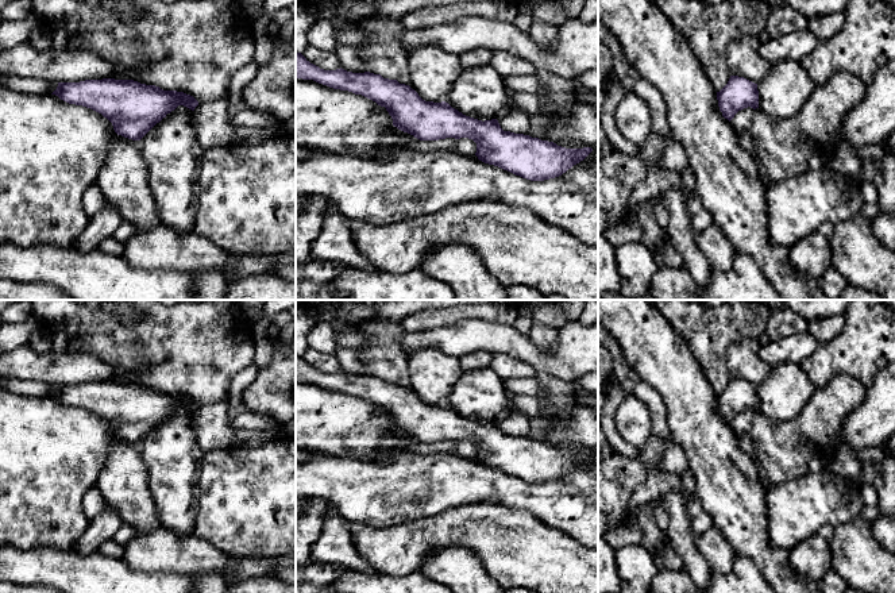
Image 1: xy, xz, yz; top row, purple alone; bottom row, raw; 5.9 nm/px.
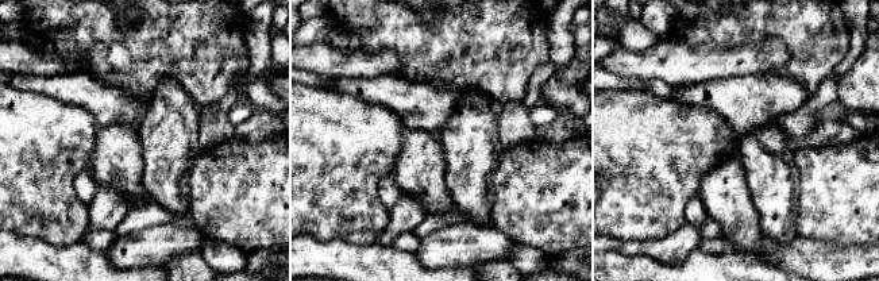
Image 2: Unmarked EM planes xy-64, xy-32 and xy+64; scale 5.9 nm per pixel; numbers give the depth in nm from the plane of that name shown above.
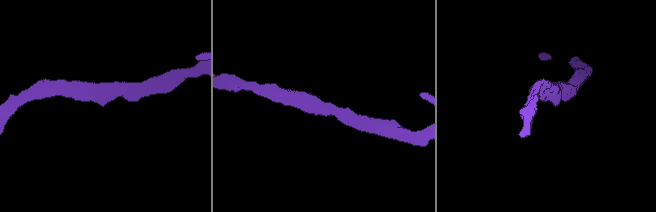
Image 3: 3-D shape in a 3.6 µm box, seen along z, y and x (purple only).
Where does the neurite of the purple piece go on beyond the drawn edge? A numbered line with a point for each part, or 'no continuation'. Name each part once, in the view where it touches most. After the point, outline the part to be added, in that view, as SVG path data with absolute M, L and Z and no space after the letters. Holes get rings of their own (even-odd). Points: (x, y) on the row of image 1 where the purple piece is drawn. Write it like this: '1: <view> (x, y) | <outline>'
no continuation

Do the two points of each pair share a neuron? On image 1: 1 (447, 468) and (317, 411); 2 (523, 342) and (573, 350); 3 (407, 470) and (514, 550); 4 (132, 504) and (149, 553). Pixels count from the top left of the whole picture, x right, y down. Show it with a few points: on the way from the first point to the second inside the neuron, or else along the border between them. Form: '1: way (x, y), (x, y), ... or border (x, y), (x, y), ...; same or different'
1: border (416, 453), (396, 453), (384, 457); different
2: way (535, 354), (540, 359), (560, 359); same
3: border (486, 501), (454, 505), (425, 518); different
4: border (159, 526), (135, 536); different

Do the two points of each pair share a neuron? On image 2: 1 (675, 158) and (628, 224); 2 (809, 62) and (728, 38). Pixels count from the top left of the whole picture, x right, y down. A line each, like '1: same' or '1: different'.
1: same
2: same

